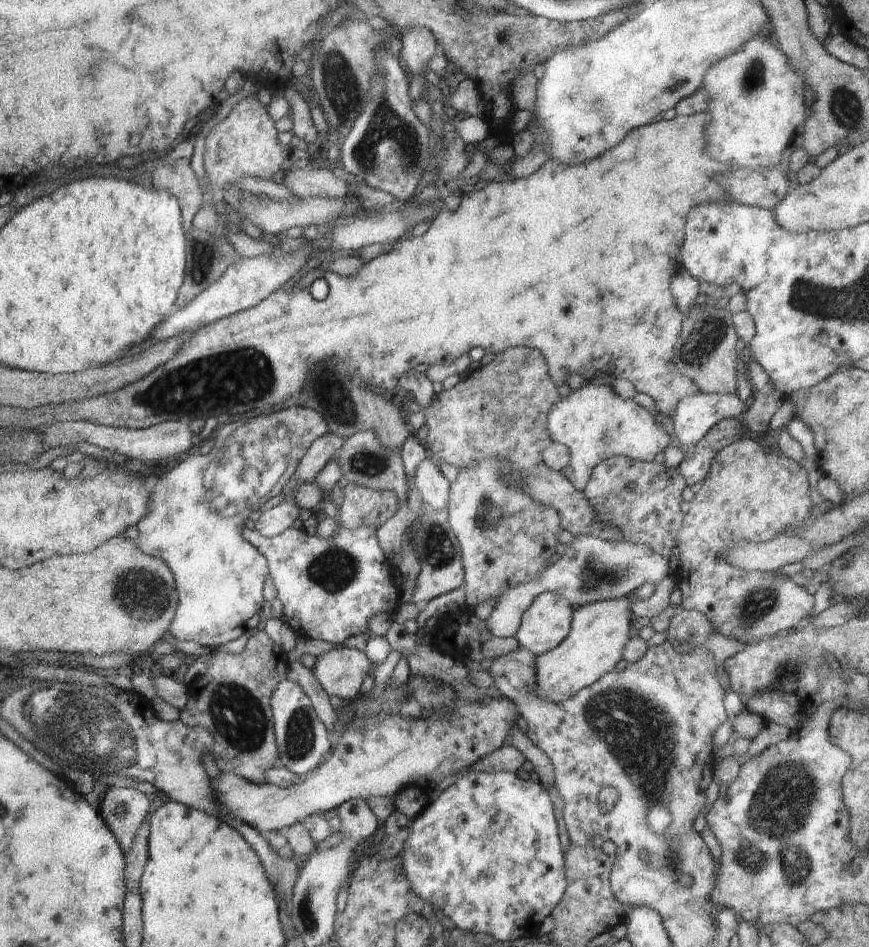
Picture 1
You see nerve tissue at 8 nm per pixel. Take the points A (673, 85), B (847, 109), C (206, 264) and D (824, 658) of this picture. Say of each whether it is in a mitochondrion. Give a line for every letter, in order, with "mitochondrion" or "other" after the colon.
A: mitochondrion
B: mitochondrion
C: mitochondrion
D: mitochondrion

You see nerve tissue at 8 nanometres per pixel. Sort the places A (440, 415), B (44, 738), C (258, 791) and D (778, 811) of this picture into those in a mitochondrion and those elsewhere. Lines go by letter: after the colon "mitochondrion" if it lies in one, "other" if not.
A: other
B: mitochondrion
C: other
D: mitochondrion

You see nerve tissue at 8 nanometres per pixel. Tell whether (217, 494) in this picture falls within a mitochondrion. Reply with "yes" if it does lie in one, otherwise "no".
yes

